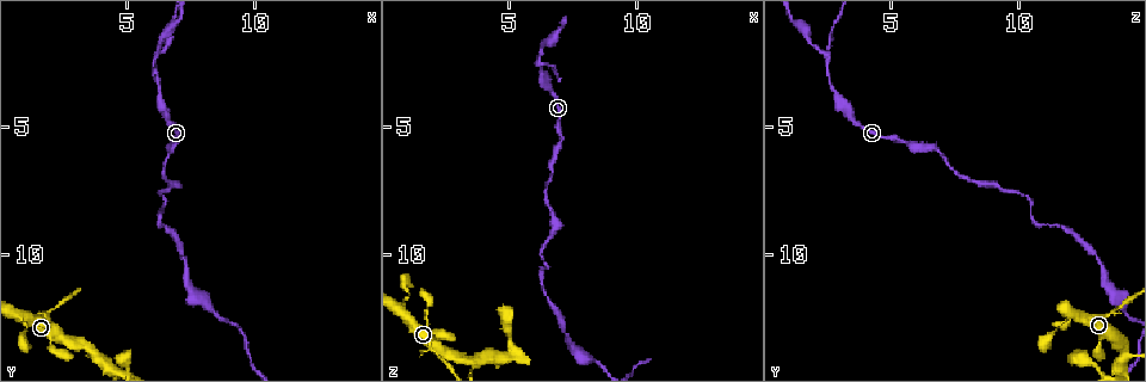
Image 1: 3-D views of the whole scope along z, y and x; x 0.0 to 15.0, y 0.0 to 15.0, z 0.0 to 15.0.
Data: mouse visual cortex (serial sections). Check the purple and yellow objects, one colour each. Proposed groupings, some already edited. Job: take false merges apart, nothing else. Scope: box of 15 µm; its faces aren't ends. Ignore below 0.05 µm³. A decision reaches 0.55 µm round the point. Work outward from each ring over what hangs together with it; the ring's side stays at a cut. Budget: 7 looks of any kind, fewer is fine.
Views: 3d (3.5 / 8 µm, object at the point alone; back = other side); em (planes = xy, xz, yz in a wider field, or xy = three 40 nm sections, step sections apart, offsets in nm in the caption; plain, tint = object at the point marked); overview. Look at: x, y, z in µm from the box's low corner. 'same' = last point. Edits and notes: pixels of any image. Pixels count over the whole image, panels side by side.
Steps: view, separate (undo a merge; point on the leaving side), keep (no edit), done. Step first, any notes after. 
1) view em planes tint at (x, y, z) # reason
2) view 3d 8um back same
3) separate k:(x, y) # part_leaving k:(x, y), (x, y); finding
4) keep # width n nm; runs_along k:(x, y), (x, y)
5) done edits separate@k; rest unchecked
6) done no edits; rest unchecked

view 3d 3.5um at (2.1, 12.1, 14.0) # narrows sharply

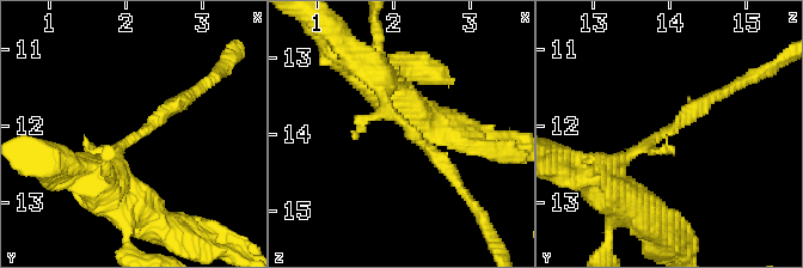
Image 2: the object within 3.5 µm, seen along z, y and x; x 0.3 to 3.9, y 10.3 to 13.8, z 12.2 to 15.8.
view em xy step 5 plain at (2.20, 12.10, 13.90)

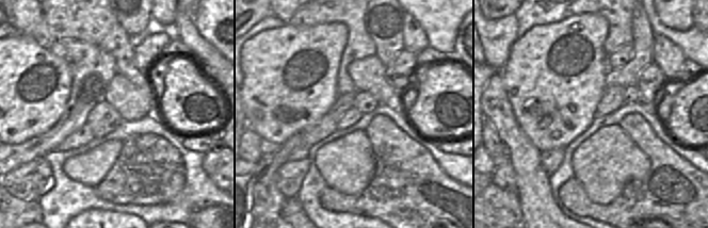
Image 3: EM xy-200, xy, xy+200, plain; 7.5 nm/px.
view em xy step 5 tint same # with the object marked

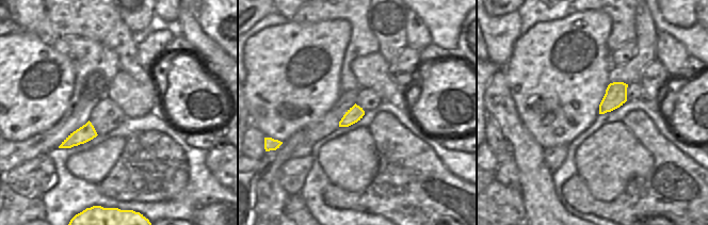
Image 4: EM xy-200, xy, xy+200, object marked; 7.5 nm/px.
separate 2:(669, 132) # part_leaving 2:(637, 150), (716, 95); two cells meet here

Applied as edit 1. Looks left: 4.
view 3d 3.5um at (3.7, 14.0, 14.2) # three arms meet

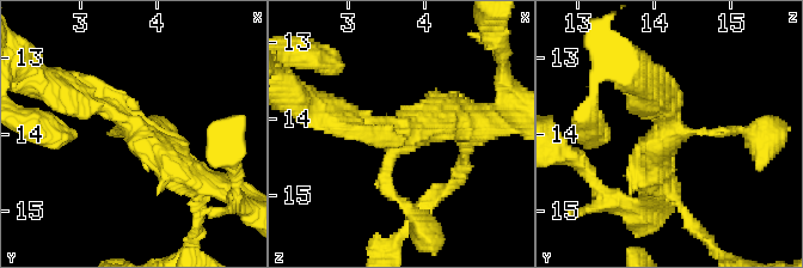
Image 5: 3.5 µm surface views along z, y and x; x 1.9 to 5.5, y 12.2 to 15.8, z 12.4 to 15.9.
view em xy step 1 tint at (3.70, 13.90, 14.20) # arms 3; arm_widths 150, 300, 450 nm; now the EM

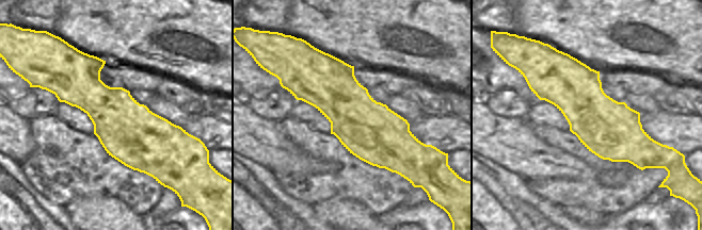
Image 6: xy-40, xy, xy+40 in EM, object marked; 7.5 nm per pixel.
keep # width 440 nm; runs_along 5:(65, 96), (102, 99), (190, 177); one cell here

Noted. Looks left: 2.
view 3d 3.5um at (6.2, 8.8, 11.1) # abrupt turn

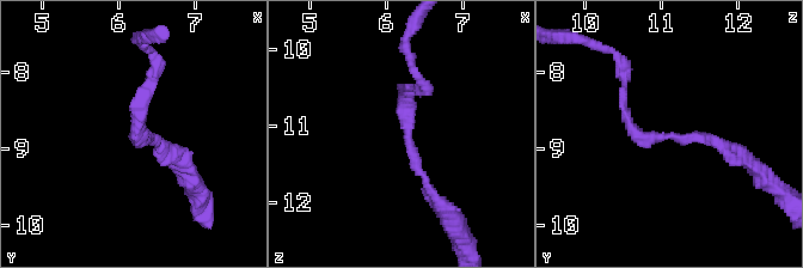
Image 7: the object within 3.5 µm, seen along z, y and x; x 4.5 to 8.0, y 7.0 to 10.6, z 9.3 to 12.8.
view em xy step 3 tint at (6.25, 8.85, 11.15) # arm_widths 150, 150 nm; shape alone is not enough

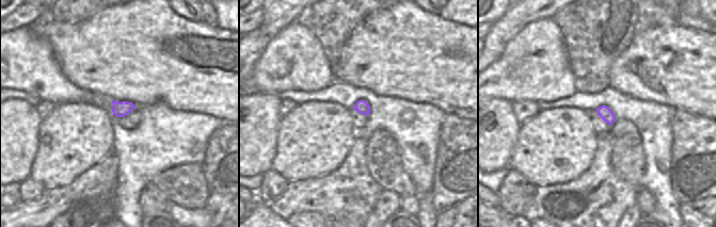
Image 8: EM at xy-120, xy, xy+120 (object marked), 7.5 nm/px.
keep # one cell here

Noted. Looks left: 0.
done edits separate@2; rest unchecked

